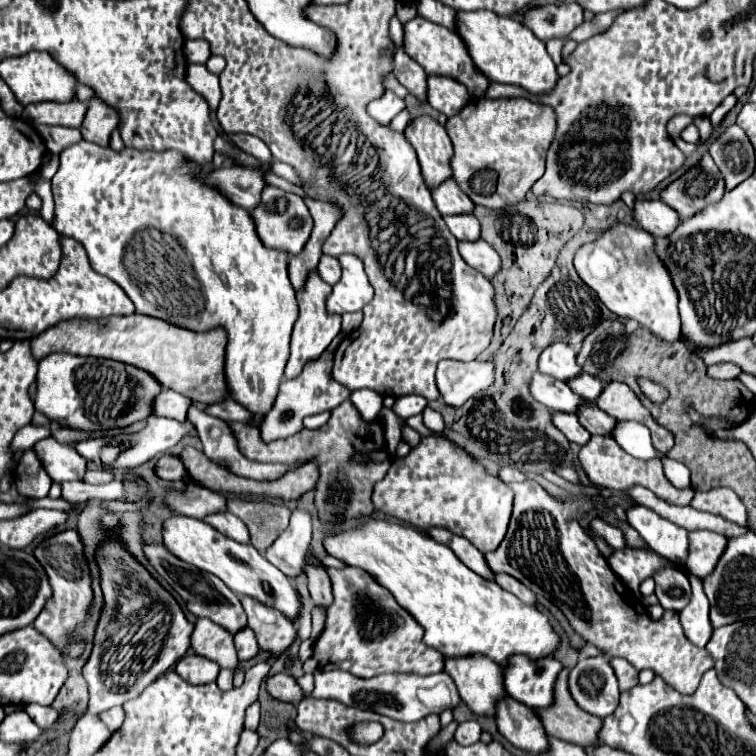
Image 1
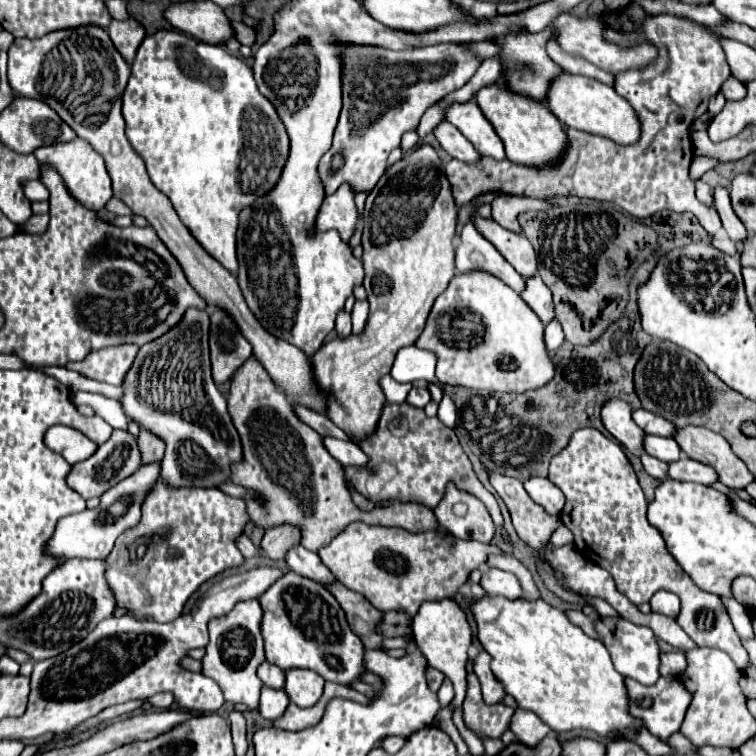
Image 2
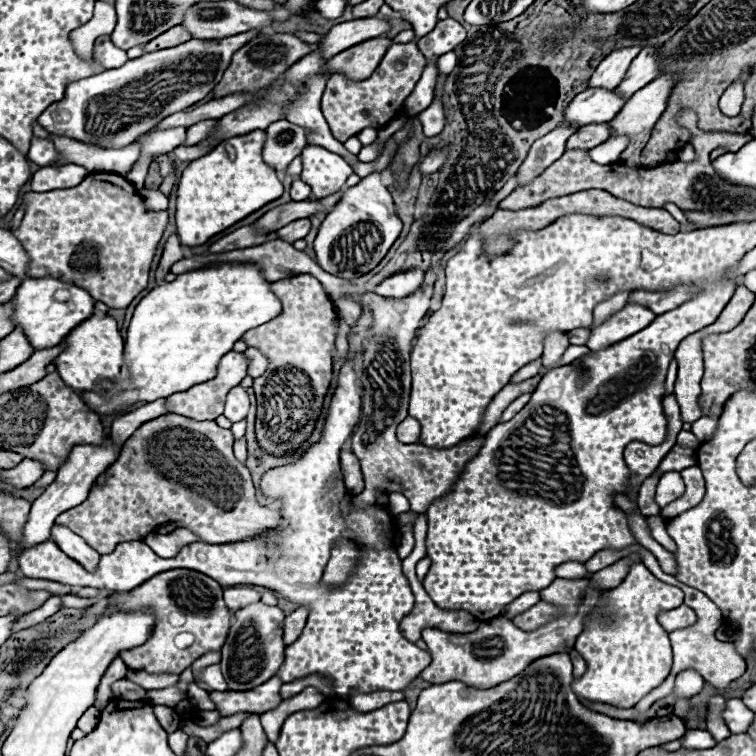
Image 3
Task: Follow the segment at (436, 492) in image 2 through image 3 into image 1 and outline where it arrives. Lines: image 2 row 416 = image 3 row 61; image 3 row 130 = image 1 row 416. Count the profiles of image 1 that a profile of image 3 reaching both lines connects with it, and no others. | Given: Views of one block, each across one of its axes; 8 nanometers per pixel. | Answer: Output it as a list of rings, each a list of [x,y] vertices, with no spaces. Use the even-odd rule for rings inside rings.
[[[350,400],[342,402],[336,410],[332,410],[332,416],[328,424],[324,424],[318,430],[302,430],[286,440],[276,440],[270,444],[264,444],[260,440],[260,432],[254,426],[242,424],[242,422],[226,422],[238,442],[238,450],[254,462],[304,462],[312,460],[320,466],[320,480],[316,488],[316,508],[322,520],[326,522],[348,522],[358,516],[370,516],[372,506],[372,488],[374,484],[384,478],[384,474],[390,468],[390,460],[382,464],[354,464],[350,462],[352,454],[356,452],[372,452],[384,448],[384,426],[380,420],[364,422],[358,410]]]

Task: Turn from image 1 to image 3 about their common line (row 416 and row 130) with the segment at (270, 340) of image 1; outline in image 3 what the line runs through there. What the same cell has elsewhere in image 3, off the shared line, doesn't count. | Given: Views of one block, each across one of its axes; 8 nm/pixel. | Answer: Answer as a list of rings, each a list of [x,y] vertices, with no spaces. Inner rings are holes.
[[[252,130],[244,136],[228,138],[210,154],[188,164],[182,172],[176,198],[176,226],[182,246],[202,246],[214,234],[282,196],[278,174],[262,160],[264,138],[264,130]]]

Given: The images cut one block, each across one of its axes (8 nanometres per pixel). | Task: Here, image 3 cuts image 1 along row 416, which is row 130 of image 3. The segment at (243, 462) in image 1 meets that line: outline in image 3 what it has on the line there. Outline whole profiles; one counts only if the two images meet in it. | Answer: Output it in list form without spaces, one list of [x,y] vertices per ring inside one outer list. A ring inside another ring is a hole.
[[[202,120],[202,122],[194,124],[192,128],[188,128],[186,142],[182,146],[192,146],[192,144],[198,144],[200,140],[206,140],[206,136],[210,136],[212,130],[216,130],[216,122],[218,120]]]

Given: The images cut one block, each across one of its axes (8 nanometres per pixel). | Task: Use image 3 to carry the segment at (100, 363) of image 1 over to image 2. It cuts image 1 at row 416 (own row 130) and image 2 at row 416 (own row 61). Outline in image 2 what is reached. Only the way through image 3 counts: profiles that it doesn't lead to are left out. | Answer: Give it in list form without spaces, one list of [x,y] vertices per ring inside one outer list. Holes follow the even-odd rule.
[[[188,310],[186,316],[178,326],[174,326],[168,334],[160,336],[154,342],[148,342],[140,348],[130,372],[124,380],[124,398],[122,406],[128,420],[136,420],[140,426],[148,428],[150,432],[158,434],[166,440],[166,454],[162,458],[162,480],[166,486],[198,486],[198,488],[218,488],[220,484],[230,482],[232,464],[244,460],[242,456],[242,442],[232,424],[228,414],[226,398],[216,388],[212,374],[210,374],[210,352],[208,352],[208,312],[202,310]],[[138,380],[140,388],[146,388],[146,398],[138,394]]]

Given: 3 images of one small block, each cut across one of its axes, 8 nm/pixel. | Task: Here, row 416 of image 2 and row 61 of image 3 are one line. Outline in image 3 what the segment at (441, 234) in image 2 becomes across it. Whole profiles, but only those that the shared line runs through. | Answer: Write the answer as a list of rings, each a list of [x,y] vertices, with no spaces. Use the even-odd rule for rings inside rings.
[[[376,38],[376,40],[366,40],[364,44],[356,44],[356,48],[348,48],[326,64],[328,76],[334,72],[342,72],[350,80],[364,80],[372,76],[376,66],[380,64],[382,56],[386,54],[390,46],[390,38]]]

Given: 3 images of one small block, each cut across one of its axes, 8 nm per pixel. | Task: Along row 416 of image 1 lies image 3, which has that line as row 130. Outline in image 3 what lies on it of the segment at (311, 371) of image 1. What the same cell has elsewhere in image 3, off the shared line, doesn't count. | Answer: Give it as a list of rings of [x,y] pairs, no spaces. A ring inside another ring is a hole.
[[[280,120],[266,128],[266,142],[264,142],[264,162],[276,168],[278,174],[286,174],[288,164],[308,146],[304,128]]]

